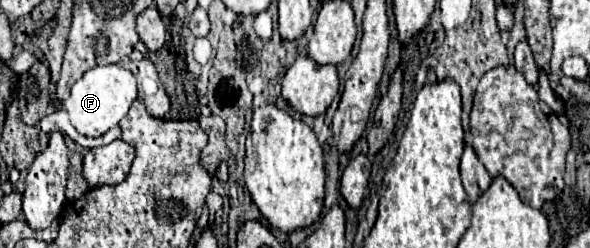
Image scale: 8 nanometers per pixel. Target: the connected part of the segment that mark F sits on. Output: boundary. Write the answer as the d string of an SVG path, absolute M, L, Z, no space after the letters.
M120 64L112 66L96 66L88 70L70 90L70 98L64 102L64 108L70 116L72 126L88 136L98 138L106 134L110 128L118 126L120 120L128 114L130 104L136 100L136 78L130 70L122 68Z

